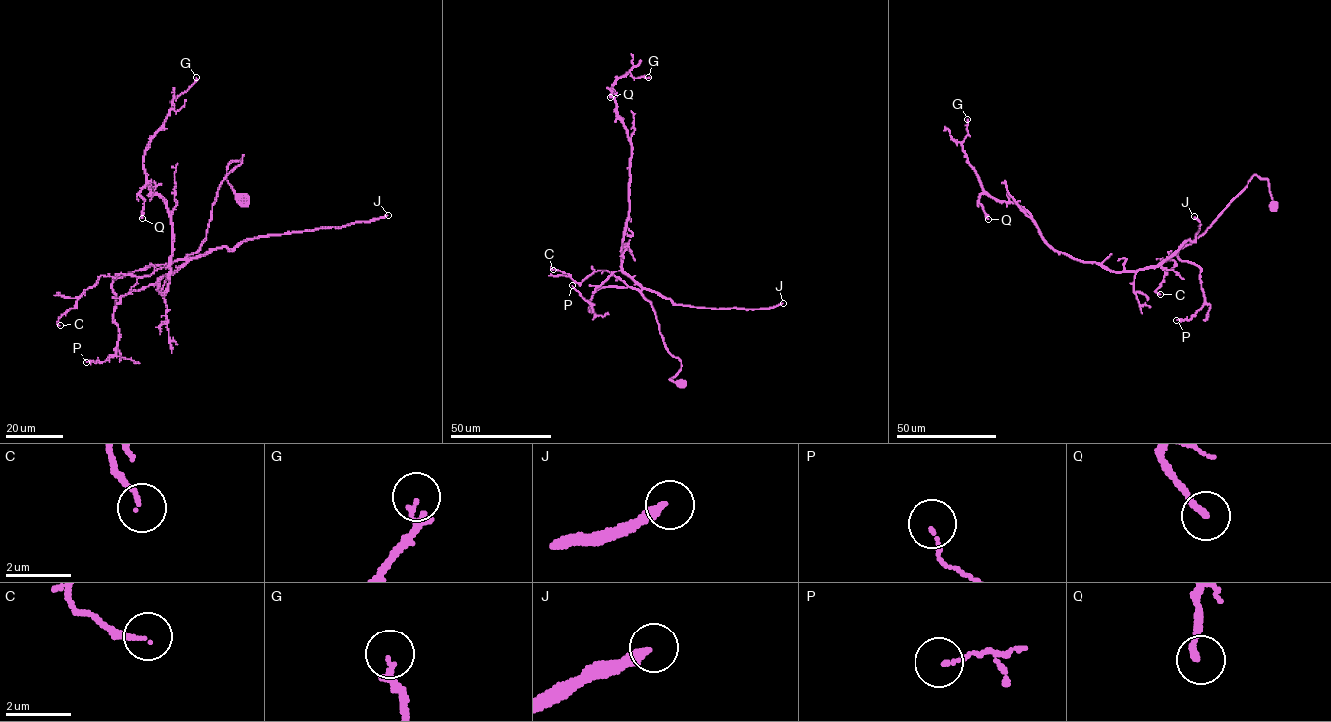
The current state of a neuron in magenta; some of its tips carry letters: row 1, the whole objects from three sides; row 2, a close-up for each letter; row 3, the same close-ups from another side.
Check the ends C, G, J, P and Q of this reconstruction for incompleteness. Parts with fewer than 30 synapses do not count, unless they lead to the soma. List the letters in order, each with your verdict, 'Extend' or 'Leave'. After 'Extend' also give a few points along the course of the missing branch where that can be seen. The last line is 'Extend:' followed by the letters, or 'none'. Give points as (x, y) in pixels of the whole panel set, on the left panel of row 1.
C: Leave
G: Leave
J: Extend
P: Leave
Q: Leave
Extend: J

